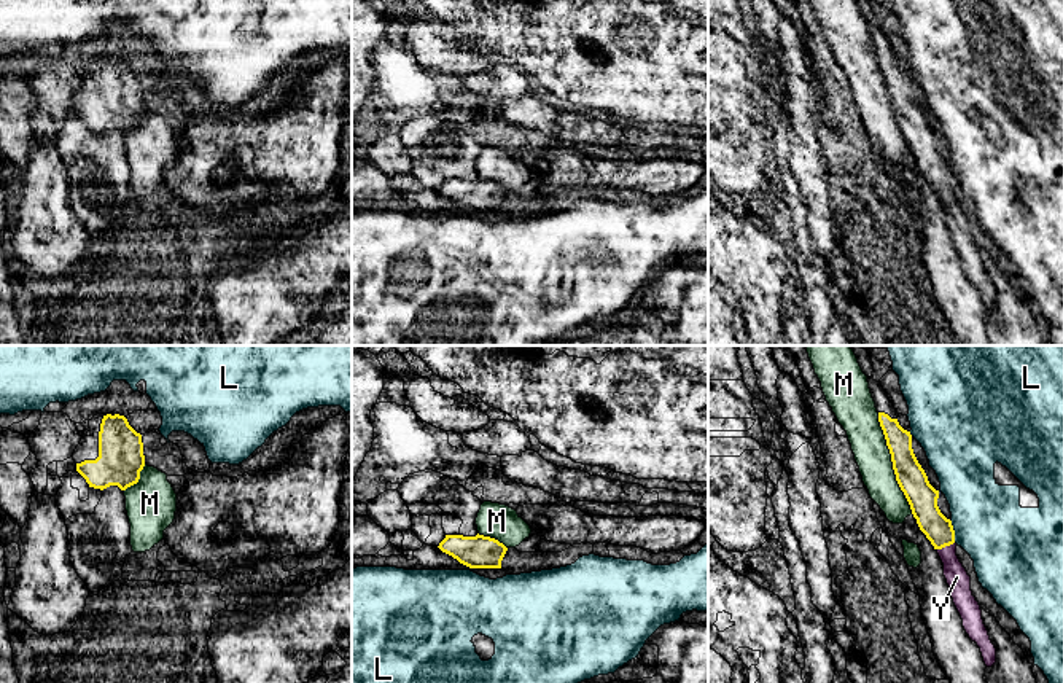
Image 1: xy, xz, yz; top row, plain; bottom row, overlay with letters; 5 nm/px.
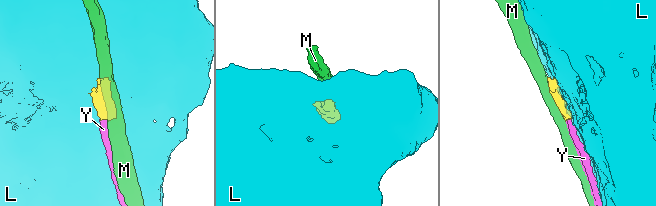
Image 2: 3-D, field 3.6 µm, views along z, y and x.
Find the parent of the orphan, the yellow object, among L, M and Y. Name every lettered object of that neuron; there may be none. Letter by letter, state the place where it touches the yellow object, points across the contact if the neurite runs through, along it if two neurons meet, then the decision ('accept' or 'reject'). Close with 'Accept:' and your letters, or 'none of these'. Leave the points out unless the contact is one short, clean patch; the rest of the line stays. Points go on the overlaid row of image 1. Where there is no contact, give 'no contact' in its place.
L: yz (953, 530) | reject
M: yz (893, 464) | reject
Y: yz (946, 545) | across yz (923, 502), (946, 545), (957, 577) | accept
Accept: Y

